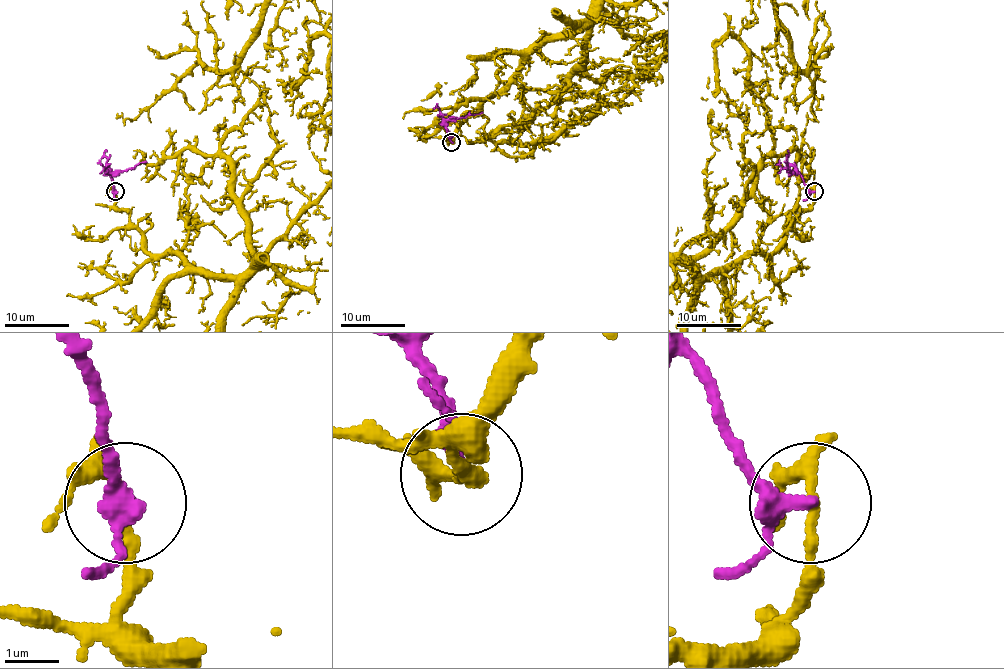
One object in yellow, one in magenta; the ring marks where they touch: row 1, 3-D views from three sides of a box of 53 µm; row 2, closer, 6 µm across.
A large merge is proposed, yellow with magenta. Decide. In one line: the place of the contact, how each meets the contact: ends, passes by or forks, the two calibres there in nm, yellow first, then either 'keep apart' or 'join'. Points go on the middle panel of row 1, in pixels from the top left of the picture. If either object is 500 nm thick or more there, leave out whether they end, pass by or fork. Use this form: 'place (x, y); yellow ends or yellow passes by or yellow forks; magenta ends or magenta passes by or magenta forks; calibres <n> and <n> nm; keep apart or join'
place (451, 142); yellow forks; magenta passes by; calibres 180 and 280 nm; keep apart

